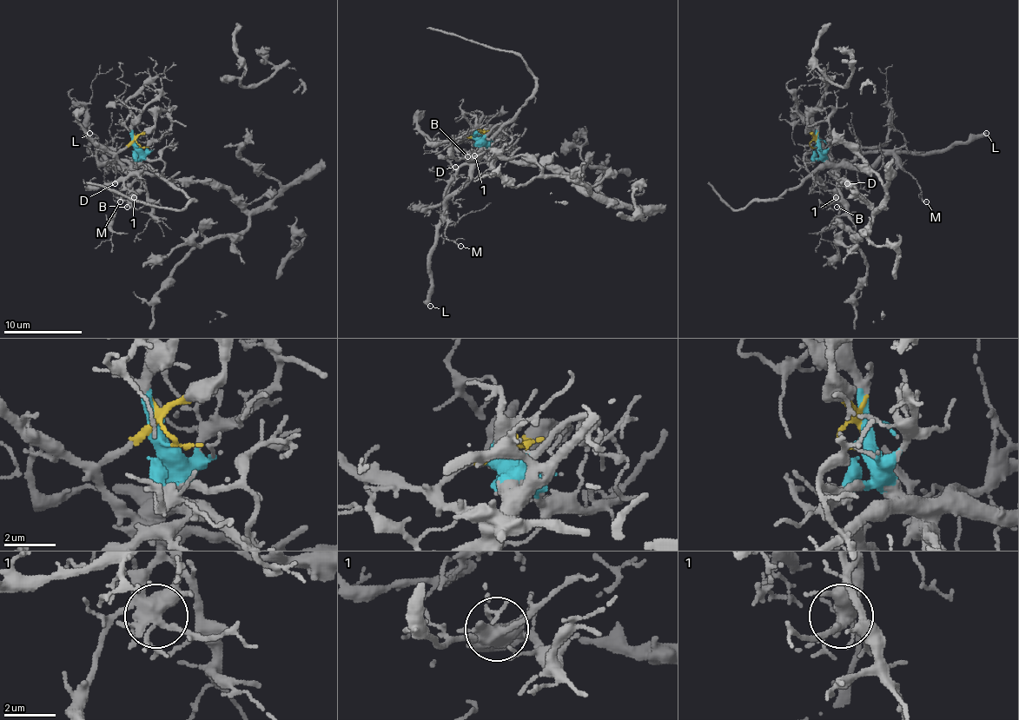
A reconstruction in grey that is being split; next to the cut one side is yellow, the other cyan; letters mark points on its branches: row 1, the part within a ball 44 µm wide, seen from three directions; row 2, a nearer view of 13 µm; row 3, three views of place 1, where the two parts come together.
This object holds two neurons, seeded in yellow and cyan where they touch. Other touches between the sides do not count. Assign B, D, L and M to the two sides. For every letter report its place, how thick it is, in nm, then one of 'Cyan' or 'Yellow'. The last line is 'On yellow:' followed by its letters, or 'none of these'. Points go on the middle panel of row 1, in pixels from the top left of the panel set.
B: Place: (467, 156). Thickness 130 nm. Yellow
D: Place: (455, 167). Thickness 110 nm. Cyan
L: Place: (430, 306). Thickness 360 nm. Cyan
M: Place: (460, 246). Thickness 110 nm. Cyan
On yellow: B

